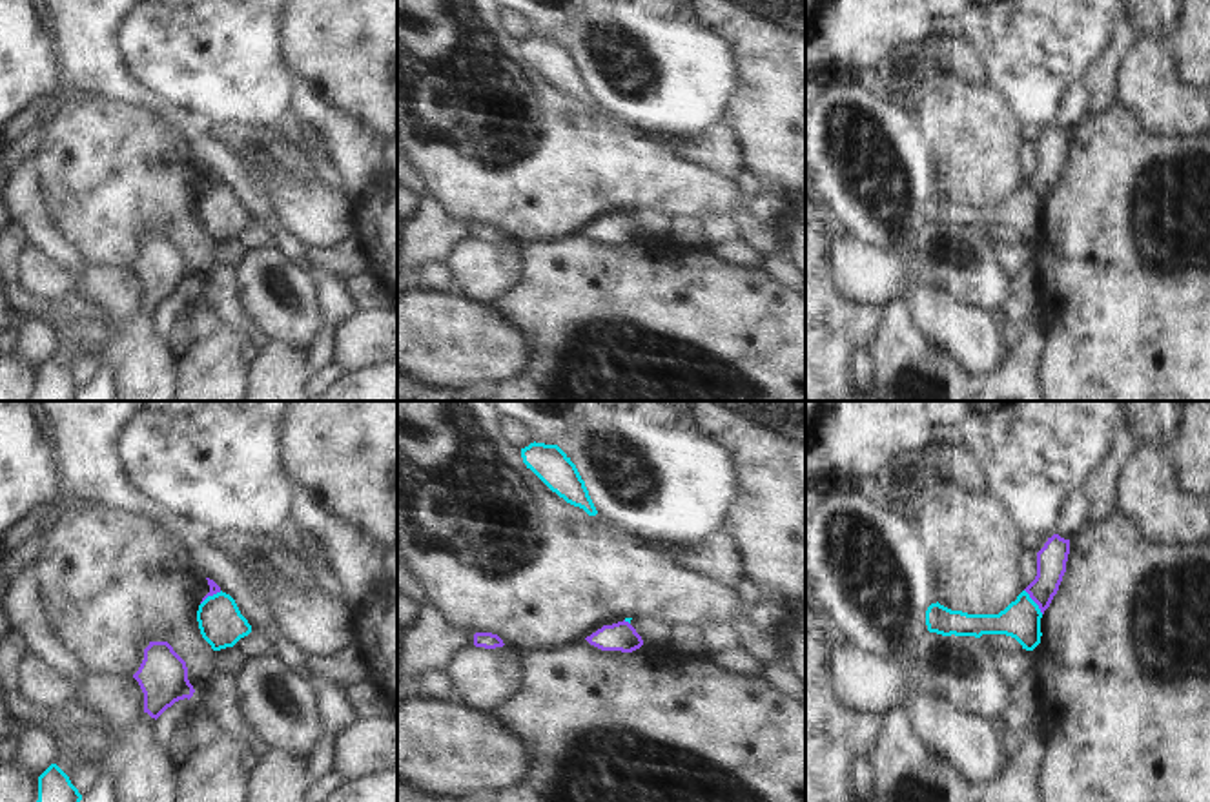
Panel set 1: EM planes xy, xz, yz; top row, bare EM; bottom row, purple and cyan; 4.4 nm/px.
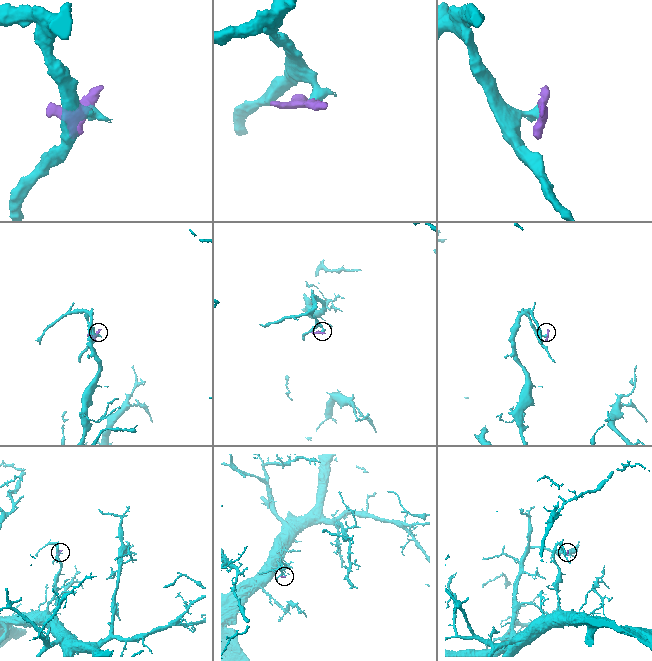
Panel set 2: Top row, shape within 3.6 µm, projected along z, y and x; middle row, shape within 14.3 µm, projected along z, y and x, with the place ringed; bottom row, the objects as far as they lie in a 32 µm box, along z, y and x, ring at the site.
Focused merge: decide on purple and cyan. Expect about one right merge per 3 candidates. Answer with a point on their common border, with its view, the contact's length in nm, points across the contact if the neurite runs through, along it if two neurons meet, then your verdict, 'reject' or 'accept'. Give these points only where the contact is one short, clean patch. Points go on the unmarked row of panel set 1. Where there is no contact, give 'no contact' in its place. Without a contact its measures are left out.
yz (1034, 192) | 140 nm | along yz (1025, 181), (1043, 205) | reject

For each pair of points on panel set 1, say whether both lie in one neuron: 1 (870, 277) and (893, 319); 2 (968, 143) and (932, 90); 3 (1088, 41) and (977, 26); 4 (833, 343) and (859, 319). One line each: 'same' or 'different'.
1: different
2: same
3: same
4: same

